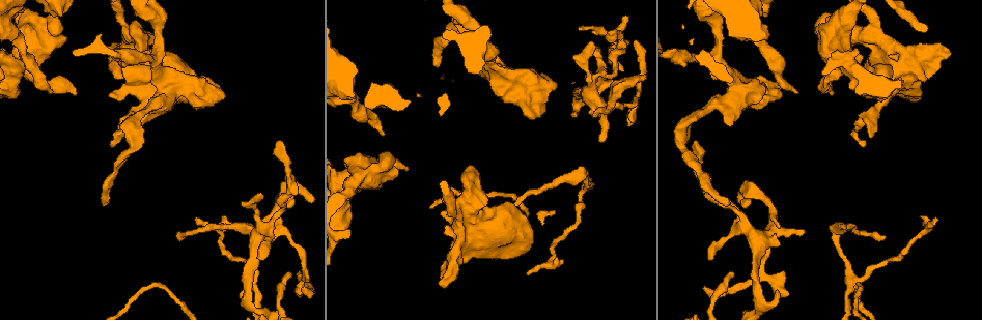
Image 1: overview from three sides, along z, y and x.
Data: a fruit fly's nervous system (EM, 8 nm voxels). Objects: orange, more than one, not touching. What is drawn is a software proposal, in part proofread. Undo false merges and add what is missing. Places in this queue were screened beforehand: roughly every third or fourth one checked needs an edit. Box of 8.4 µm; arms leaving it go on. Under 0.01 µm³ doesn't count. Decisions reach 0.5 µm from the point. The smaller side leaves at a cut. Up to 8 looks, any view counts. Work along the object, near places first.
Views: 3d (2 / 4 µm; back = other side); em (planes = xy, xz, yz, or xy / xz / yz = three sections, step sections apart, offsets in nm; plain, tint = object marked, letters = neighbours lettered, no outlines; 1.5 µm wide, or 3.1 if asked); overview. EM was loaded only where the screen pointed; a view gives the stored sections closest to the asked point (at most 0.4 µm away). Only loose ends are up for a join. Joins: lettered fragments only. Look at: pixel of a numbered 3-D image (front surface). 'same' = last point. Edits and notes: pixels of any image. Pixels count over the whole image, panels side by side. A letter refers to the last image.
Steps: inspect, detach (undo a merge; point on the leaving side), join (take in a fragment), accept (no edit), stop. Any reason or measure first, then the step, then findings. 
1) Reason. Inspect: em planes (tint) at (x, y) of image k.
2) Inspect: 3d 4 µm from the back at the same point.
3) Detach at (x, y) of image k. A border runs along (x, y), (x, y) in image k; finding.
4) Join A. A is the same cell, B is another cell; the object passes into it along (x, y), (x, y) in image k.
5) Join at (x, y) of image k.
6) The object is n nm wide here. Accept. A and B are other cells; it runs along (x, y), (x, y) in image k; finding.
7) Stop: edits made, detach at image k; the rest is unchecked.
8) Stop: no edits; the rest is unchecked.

Thin end. Inspect: em planes (tint) at (180, 237) of image 1.

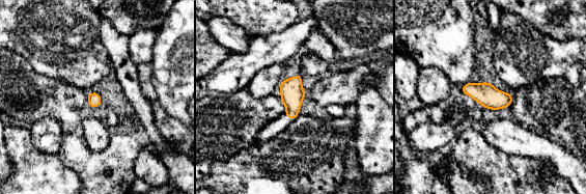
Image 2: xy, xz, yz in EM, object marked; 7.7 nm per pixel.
Inspect: em planes (letters) at the same point.

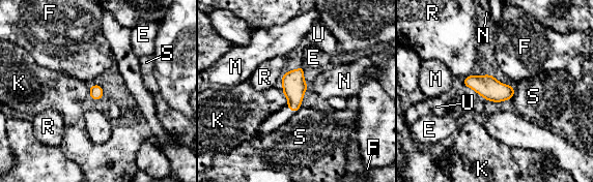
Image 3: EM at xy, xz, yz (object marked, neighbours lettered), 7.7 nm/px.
The object is 110 nm wide here. Accept. E, F, K, M, N, R, S and U are other cells; a border runs along (282, 92), (287, 98), (287, 105) in image 3; no lettered fragment goes on from it.

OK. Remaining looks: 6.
Three arms meet. Inspect: 3d 4 µm at (633, 98) of image 1.

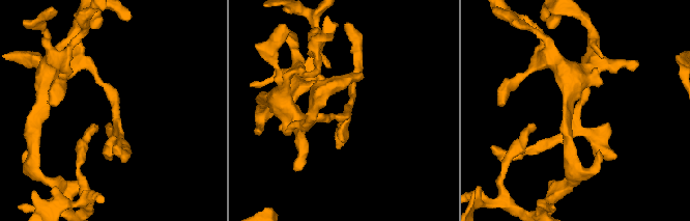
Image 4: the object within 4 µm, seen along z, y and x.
Now the EM. Inspect: em planes (tint) at (348, 108) of image 4.

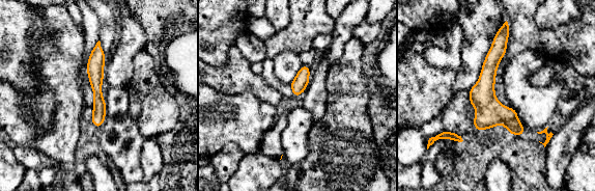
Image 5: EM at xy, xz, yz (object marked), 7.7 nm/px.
Inspect: em planes (letters) at the same point.

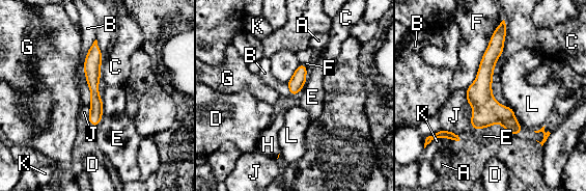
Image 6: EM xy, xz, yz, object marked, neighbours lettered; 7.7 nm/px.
Accept. A, B, C, D, E, F, G, H, J, K and L are other cells; a border runs along (95, 38), (84, 62), (88, 105) in image 6; one cell here.

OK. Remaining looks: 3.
Branch stops here. Inspect: em planes (letters) at (927, 78) of image 1.

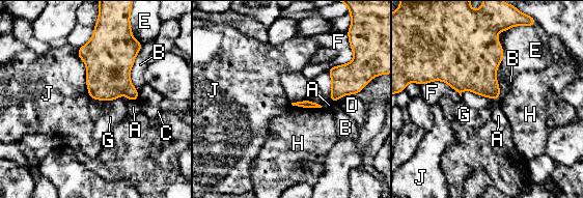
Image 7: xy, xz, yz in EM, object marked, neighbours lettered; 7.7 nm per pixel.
Accept. A, B, C, D, E, F, G, H and J are other cells; a border runs along (77, 49), (85, 64), (90, 97) in image 7; none of them fits.

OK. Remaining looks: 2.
Stop: no edits; the rest is unchecked.

